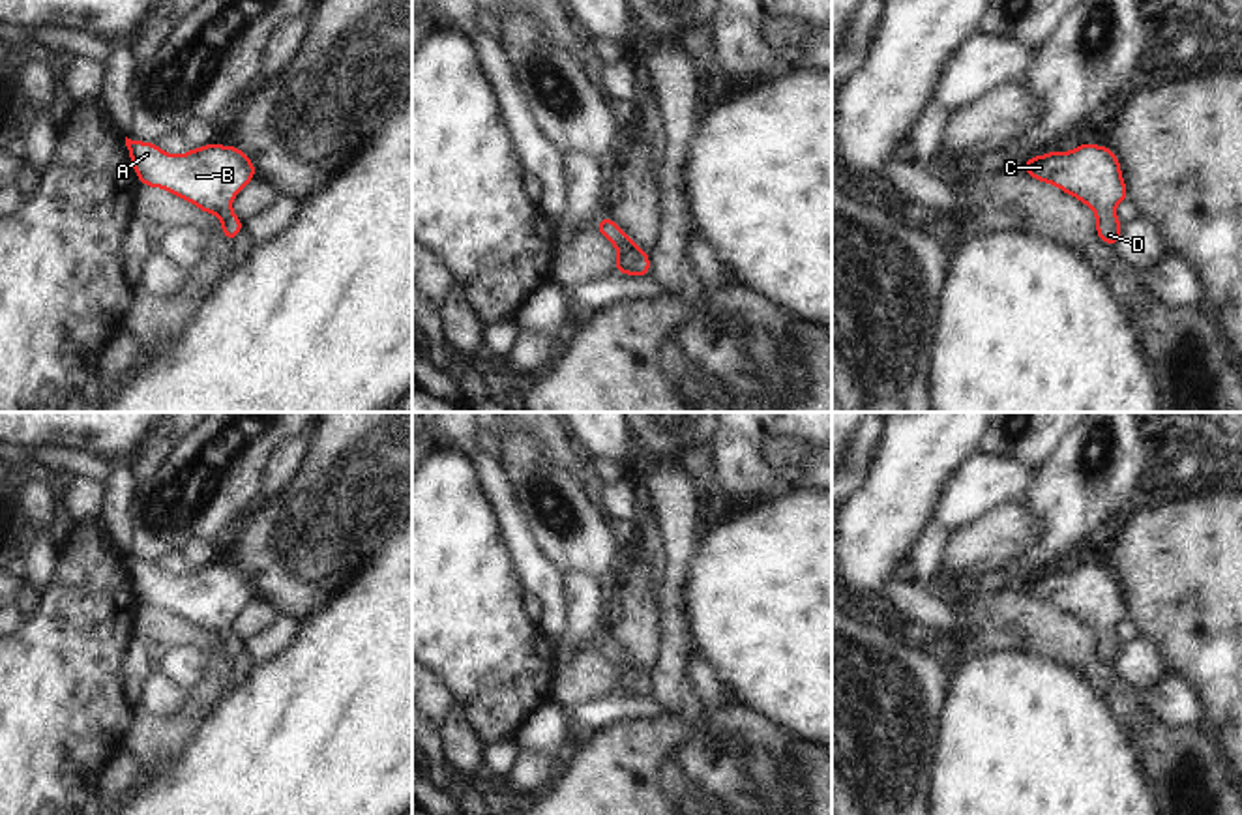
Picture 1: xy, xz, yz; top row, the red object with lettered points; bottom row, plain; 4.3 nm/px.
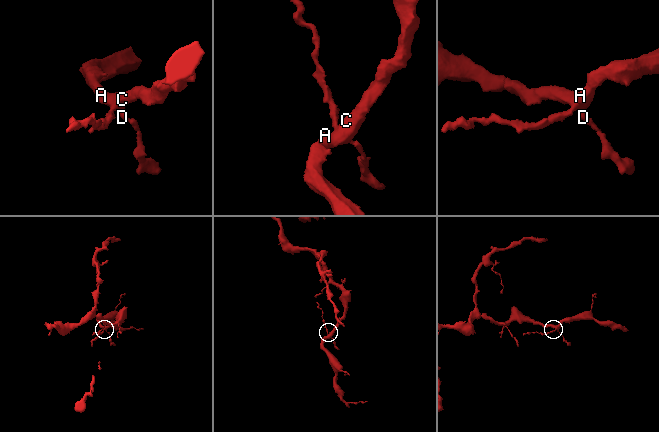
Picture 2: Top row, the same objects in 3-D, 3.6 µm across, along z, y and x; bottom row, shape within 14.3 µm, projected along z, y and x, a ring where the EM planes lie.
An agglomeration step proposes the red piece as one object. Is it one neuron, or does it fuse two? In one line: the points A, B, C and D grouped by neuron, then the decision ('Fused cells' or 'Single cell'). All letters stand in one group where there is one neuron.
Groups: A B C D. Single cell

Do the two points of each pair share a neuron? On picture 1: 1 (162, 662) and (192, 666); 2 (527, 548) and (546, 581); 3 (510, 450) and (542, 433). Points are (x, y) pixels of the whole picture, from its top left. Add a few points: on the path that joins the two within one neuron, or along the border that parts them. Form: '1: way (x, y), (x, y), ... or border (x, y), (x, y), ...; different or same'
1: way (169, 662), (184, 666); same
2: way (527, 555), (529, 564), (538, 574); same
3: border (514, 431), (527, 437), (562, 467); different

